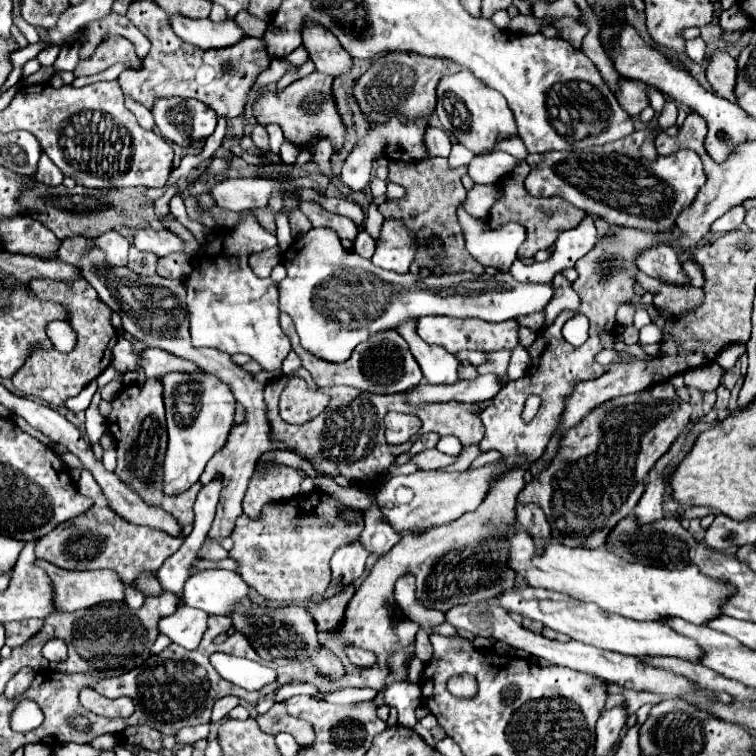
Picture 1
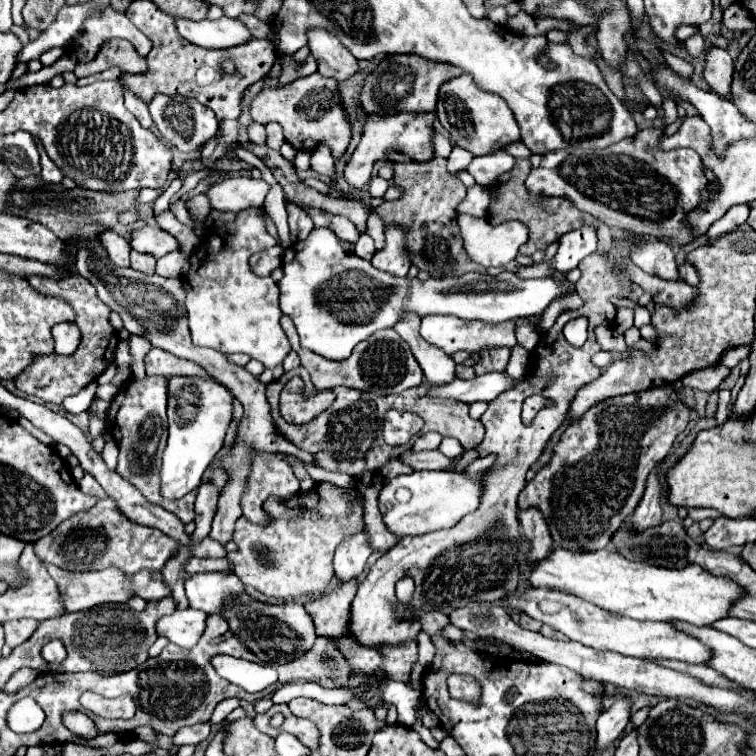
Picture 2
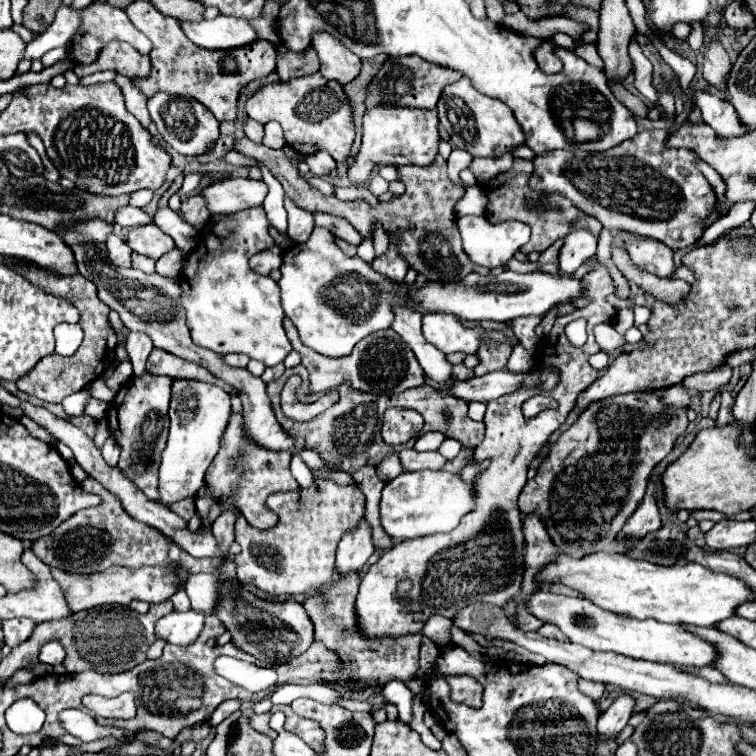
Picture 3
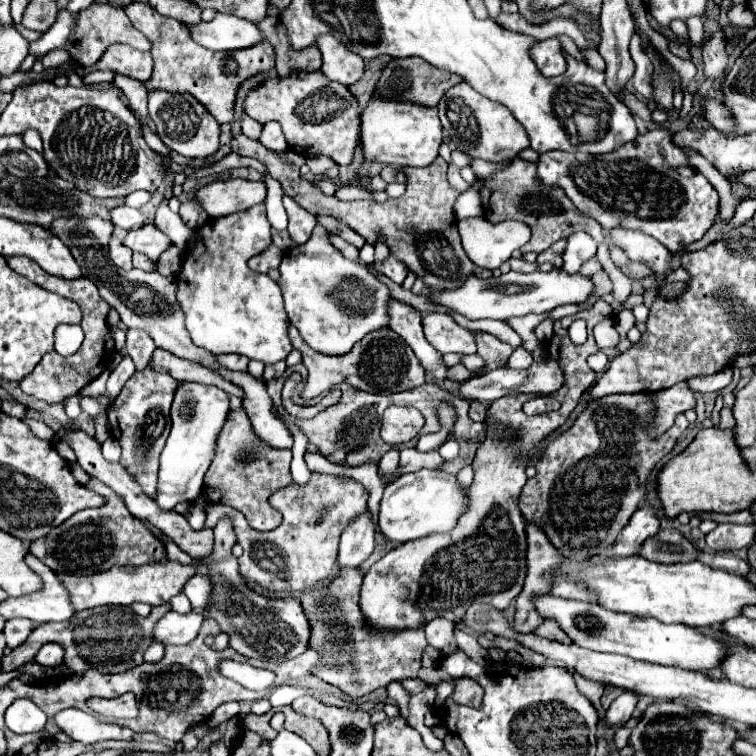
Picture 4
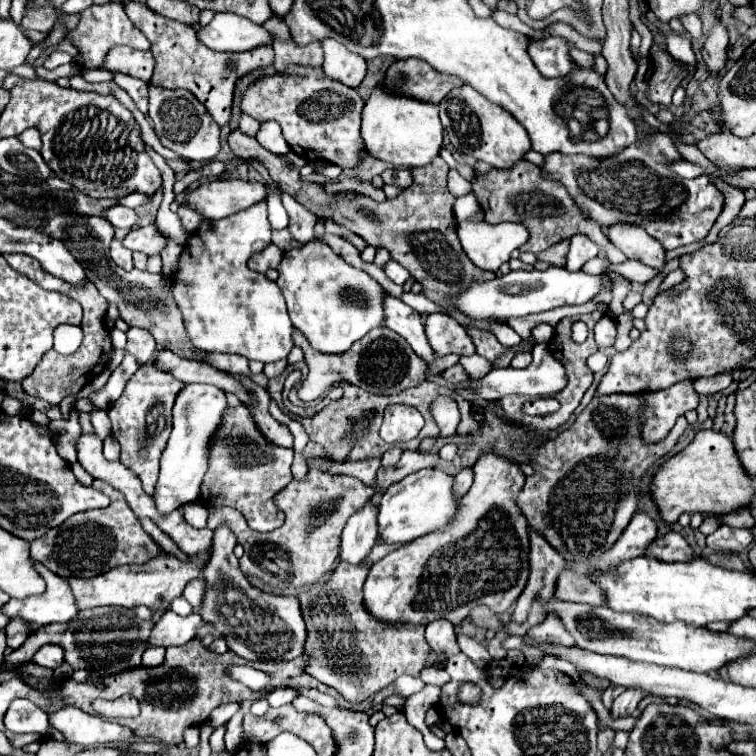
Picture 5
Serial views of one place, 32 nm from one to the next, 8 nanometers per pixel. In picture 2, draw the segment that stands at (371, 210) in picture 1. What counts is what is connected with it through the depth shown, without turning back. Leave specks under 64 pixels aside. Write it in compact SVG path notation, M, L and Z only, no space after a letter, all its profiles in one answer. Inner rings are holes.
M372 214L368 220L368 236L372 236L378 252L380 252L380 248L384 248L384 224L380 224L380 222L382 220L376 214Z

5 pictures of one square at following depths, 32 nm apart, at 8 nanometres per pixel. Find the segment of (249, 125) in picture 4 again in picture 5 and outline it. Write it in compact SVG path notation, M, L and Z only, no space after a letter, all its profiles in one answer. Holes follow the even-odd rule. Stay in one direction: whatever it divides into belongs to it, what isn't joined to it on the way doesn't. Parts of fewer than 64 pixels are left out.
M240 114L240 130L242 132L246 132L250 136L256 136L258 128L260 128L258 120L252 120L252 116L248 116L248 114Z

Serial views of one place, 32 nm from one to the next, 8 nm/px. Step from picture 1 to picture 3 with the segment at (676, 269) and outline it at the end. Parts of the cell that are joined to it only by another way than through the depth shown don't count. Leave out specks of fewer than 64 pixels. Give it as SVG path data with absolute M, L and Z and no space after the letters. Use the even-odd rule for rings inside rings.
M626 230L614 232L614 242L620 244L634 264L642 266L646 272L656 274L660 278L670 278L674 274L674 262L672 262L672 250L648 236L630 234Z

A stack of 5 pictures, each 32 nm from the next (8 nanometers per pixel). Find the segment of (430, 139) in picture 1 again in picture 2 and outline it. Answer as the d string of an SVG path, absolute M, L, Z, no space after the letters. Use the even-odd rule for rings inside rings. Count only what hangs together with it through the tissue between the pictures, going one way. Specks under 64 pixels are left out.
M436 132L434 150L436 150L436 156L442 156L442 158L448 158L448 154L451 153L452 145L448 142L448 138L444 138L440 132Z

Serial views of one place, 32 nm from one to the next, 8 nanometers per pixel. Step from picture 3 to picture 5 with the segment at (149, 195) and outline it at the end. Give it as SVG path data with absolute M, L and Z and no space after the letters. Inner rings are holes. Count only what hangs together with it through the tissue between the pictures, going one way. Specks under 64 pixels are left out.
M136 192L120 199L119 204L132 209L137 209L137 207L140 207L147 203L148 200L149 200L148 196Z

